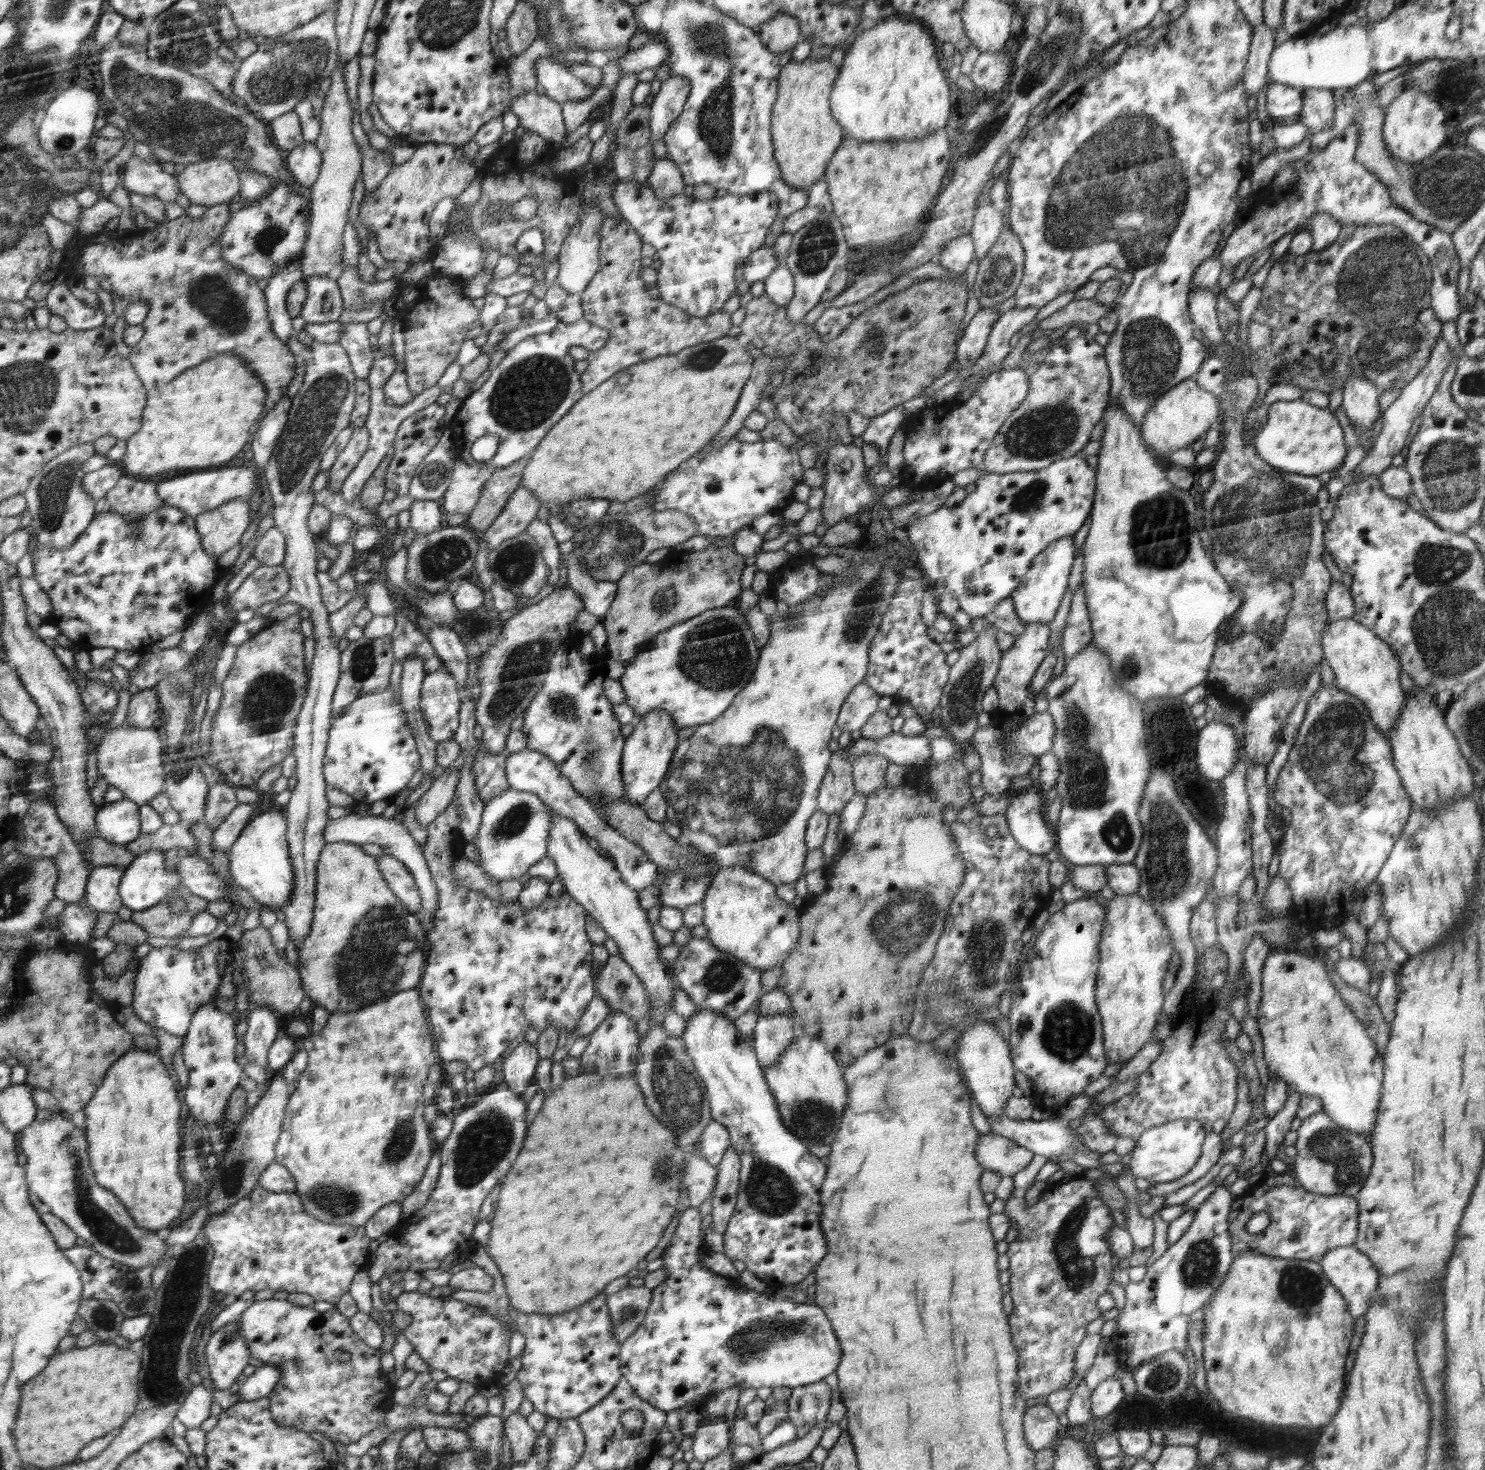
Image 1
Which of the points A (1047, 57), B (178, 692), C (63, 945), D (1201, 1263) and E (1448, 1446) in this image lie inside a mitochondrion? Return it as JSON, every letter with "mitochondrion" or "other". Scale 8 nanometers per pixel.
{"A":"mitochondrion","B":"mitochondrion","C":"other","D":"mitochondrion","E":"other"}

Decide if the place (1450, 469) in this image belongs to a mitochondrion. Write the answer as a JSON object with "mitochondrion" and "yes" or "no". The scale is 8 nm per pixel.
{"mitochondrion":"yes"}

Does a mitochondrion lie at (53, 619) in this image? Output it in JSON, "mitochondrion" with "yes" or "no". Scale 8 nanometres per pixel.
{"mitochondrion":"no"}

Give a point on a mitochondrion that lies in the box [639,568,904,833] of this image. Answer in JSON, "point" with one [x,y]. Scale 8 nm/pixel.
{"point":[715,656]}

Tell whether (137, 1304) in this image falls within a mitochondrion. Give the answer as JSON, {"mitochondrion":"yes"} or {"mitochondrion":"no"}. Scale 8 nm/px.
{"mitochondrion":"yes"}

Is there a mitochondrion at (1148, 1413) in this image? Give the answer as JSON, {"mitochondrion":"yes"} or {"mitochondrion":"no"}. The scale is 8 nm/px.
{"mitochondrion":"yes"}

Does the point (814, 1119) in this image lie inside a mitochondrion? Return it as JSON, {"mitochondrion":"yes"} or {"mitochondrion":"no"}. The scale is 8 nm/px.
{"mitochondrion":"yes"}

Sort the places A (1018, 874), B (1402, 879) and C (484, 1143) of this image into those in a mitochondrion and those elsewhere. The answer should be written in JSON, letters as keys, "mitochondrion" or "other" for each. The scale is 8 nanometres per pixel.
{"A":"other","B":"mitochondrion","C":"mitochondrion"}

